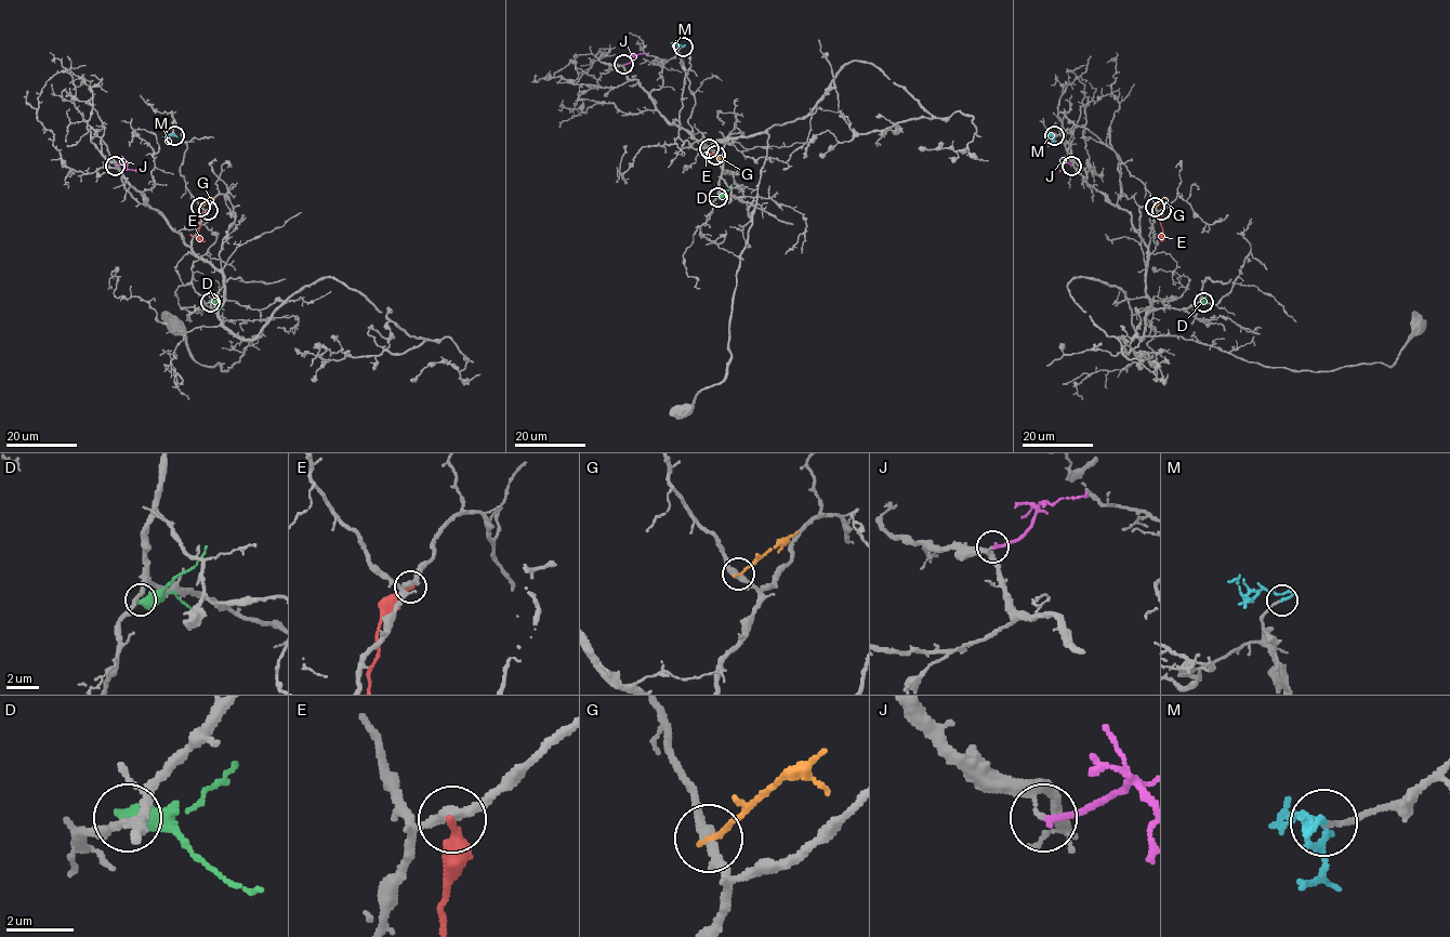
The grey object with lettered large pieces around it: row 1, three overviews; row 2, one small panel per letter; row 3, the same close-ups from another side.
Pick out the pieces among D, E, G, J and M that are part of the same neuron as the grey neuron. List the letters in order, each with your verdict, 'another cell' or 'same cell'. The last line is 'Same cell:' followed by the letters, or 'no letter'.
D: another cell
E: another cell
G: another cell
J: another cell
M: same cell
Same cell: M

